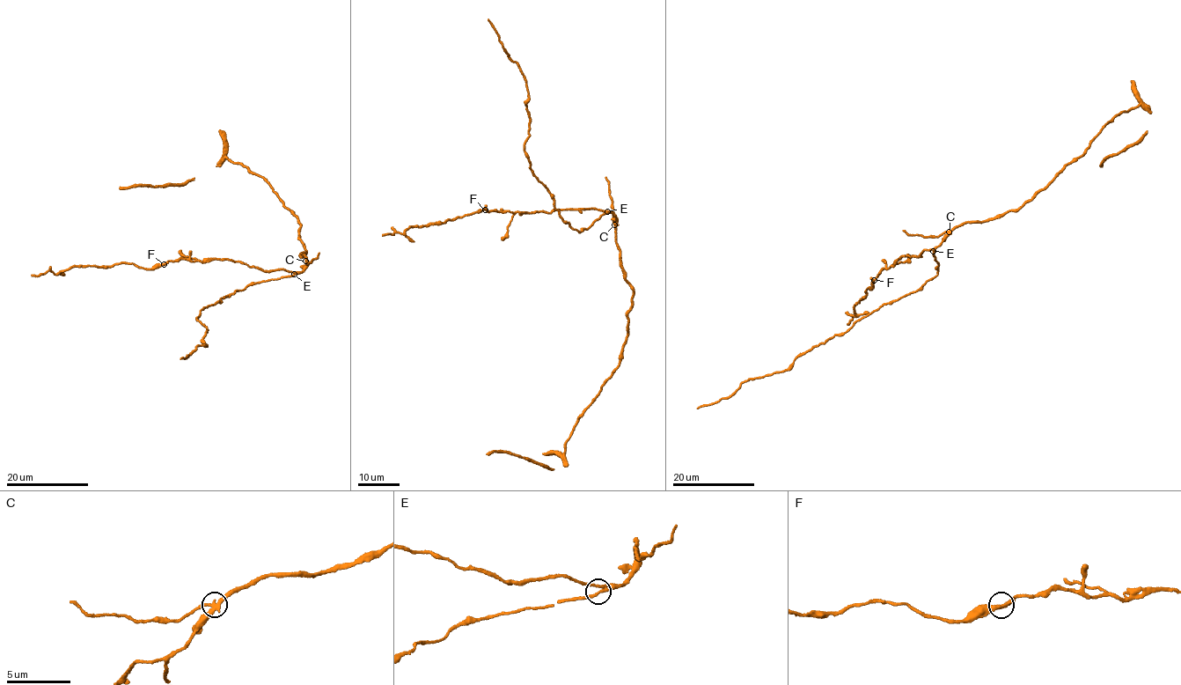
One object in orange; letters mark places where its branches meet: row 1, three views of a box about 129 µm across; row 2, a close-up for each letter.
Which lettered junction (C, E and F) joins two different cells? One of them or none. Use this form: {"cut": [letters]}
{"cut": ["C"]}

